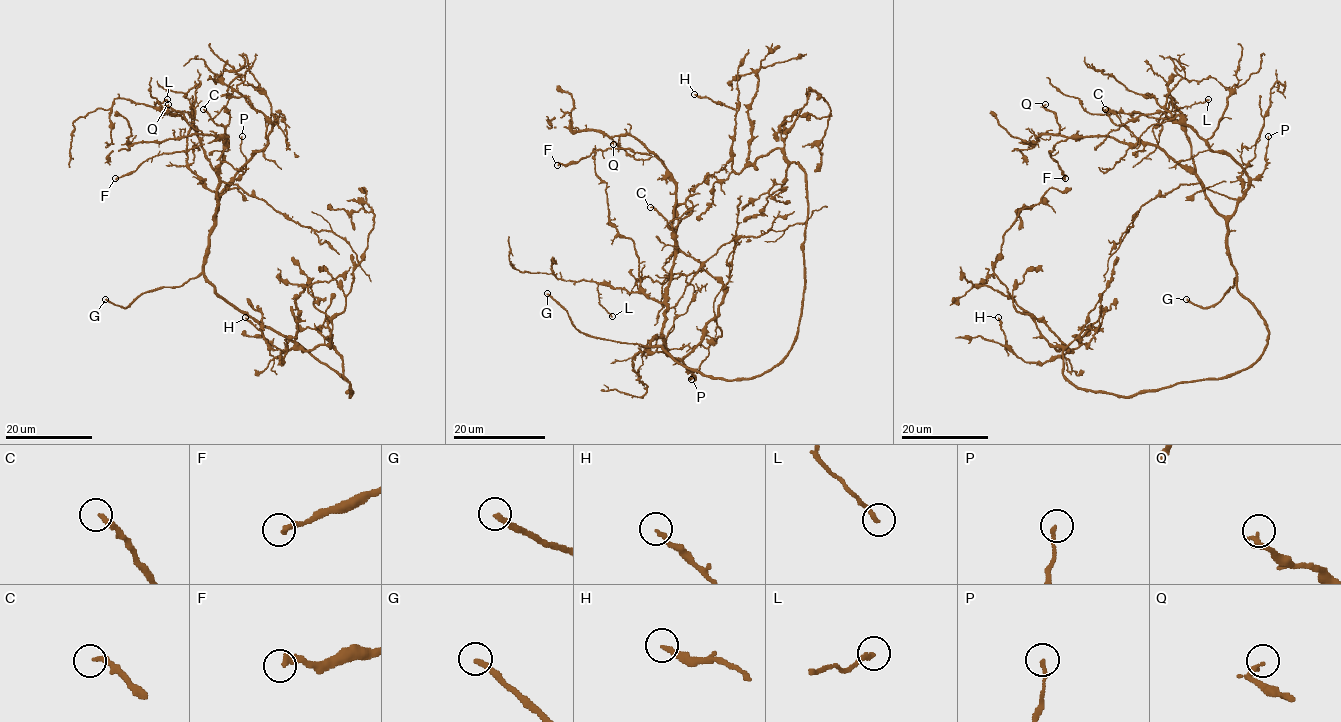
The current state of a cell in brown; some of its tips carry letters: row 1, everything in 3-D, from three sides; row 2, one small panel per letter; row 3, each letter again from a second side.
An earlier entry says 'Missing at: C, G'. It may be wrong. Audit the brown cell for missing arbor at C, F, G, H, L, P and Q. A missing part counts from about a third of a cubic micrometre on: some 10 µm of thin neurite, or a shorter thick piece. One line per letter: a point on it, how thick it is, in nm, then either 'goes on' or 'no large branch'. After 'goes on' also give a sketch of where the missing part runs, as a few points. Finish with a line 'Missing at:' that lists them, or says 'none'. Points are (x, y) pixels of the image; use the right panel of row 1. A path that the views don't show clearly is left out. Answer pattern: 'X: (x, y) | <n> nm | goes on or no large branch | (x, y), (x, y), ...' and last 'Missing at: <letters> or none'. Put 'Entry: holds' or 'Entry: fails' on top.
Entry: holds
C: (1105, 109) | 220 nm | goes on | (1105, 109), (1105, 105), (1091, 93), (1090, 82), (1082, 71), (1083, 62), (1076, 56)
F: (1065, 178) | 280 nm | no large branch
G: (1186, 299) | 280 nm | goes on
H: (998, 317) | 200 nm | no large branch
L: (1208, 99) | 220 nm | no large branch
P: (1268, 136) | 160 nm | no large branch
Q: (1045, 104) | 160 nm | no large branch
Missing at: C, G

